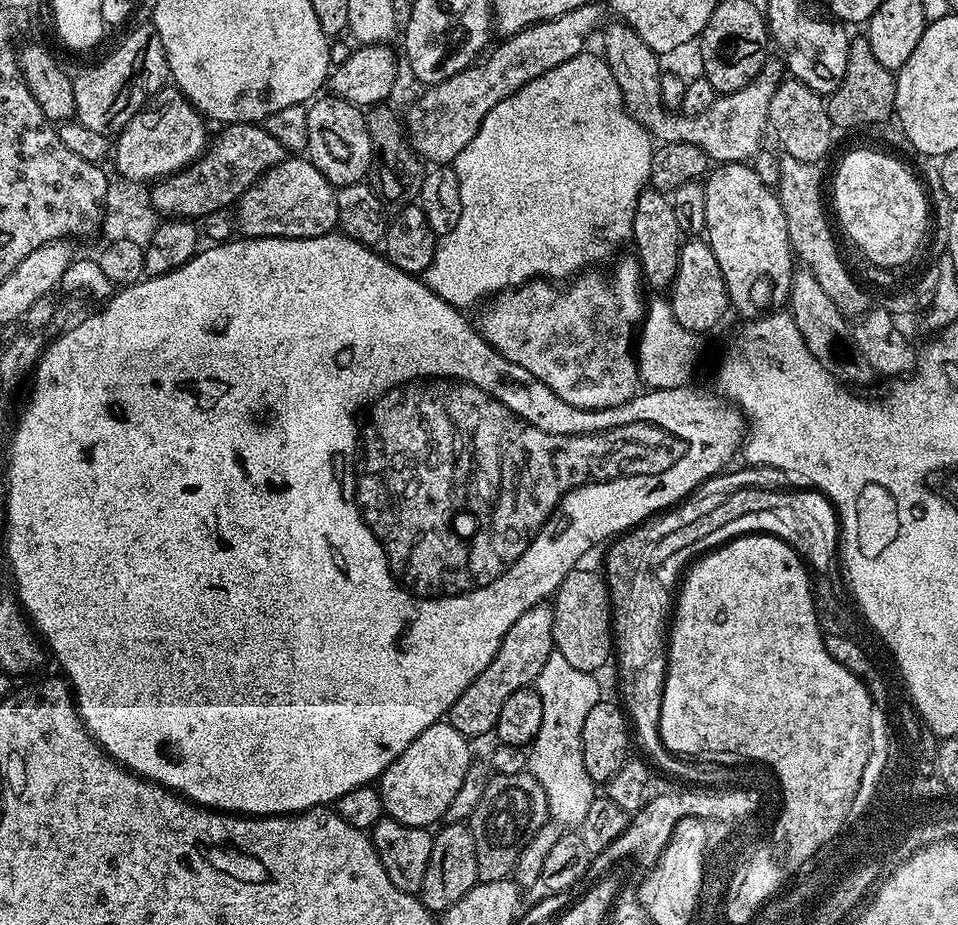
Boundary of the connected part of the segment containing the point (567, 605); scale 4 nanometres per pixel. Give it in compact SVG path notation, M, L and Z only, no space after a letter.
M584 567L573 568L556 587L550 604L553 614L553 642L555 651L560 652L562 658L570 662L570 666L596 674L614 652L612 599L608 597L605 577L602 578L598 573Z

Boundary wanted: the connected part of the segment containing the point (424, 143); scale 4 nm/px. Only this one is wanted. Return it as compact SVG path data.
M589 2L552 20L531 24L512 36L503 37L499 41L501 44L496 49L493 47L485 60L483 57L472 67L423 89L424 93L408 112L408 120L406 116L408 143L425 161L436 166L451 165L470 138L478 134L486 114L490 114L498 102L510 98L522 90L522 86L534 82L534 78L562 66L562 62L579 56L585 51L588 35L596 27L597 31L601 24L599 6Z

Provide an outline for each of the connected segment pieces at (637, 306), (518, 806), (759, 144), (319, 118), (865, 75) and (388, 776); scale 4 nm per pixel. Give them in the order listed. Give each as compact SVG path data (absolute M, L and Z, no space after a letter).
M635 258L619 260L620 259L617 259L615 263L611 265L611 267L613 266L612 273L610 273L608 277L604 277L602 273L596 272L600 270L585 270L579 273L567 286L561 286L559 283L537 278L528 281L527 284L520 284L517 288L509 288L506 292L496 293L495 296L491 297L491 299L479 309L479 311L481 310L480 324L478 320L478 331L480 335L484 337L484 340L491 348L496 350L498 354L502 354L510 363L517 364L522 370L526 370L538 382L545 384L562 402L574 408L581 408L587 412L593 412L594 410L602 410L603 408L622 406L626 402L630 402L637 396L642 388L640 374L637 368L637 357L634 355L634 337L641 327L641 321L644 320L646 316L646 295L644 296L644 292L646 293L646 285L640 274L639 260Z
M531 771L493 775L470 821L478 854L477 881L498 882L509 879L515 873L518 858L522 850L526 850L530 838L534 838L534 834L538 834L540 827L549 819L546 790L542 790Z
M623 22L615 23L603 25L602 55L610 66L610 74L614 74L614 82L618 82L618 90L622 90L625 110L648 131L653 141L660 144L690 142L701 148L709 161L720 164L743 164L755 159L765 147L764 135L767 137L770 132L768 127L770 98L782 79L781 73L776 73L772 62L765 63L762 71L749 84L742 86L742 90L717 95L710 110L697 116L685 116L670 110L662 102L661 57L654 50L650 50L650 46L642 42L642 38L638 38L638 34L630 25Z
M331 94L324 95L313 99L307 105L306 158L333 186L359 184L369 175L372 166L372 139L368 133L365 113L355 104L346 102L342 98Z
M853 35L848 42L846 58L846 78L842 86L827 97L828 113L833 125L840 128L860 128L863 124L880 124L887 116L893 115L896 107L896 77L893 69L882 66L870 50L867 35Z
M441 722L422 730L404 753L380 775L378 791L384 811L391 819L405 824L407 828L428 828L439 825L446 814L446 806L462 787L462 778L472 765L474 753L468 749L469 737L458 734L454 726Z

